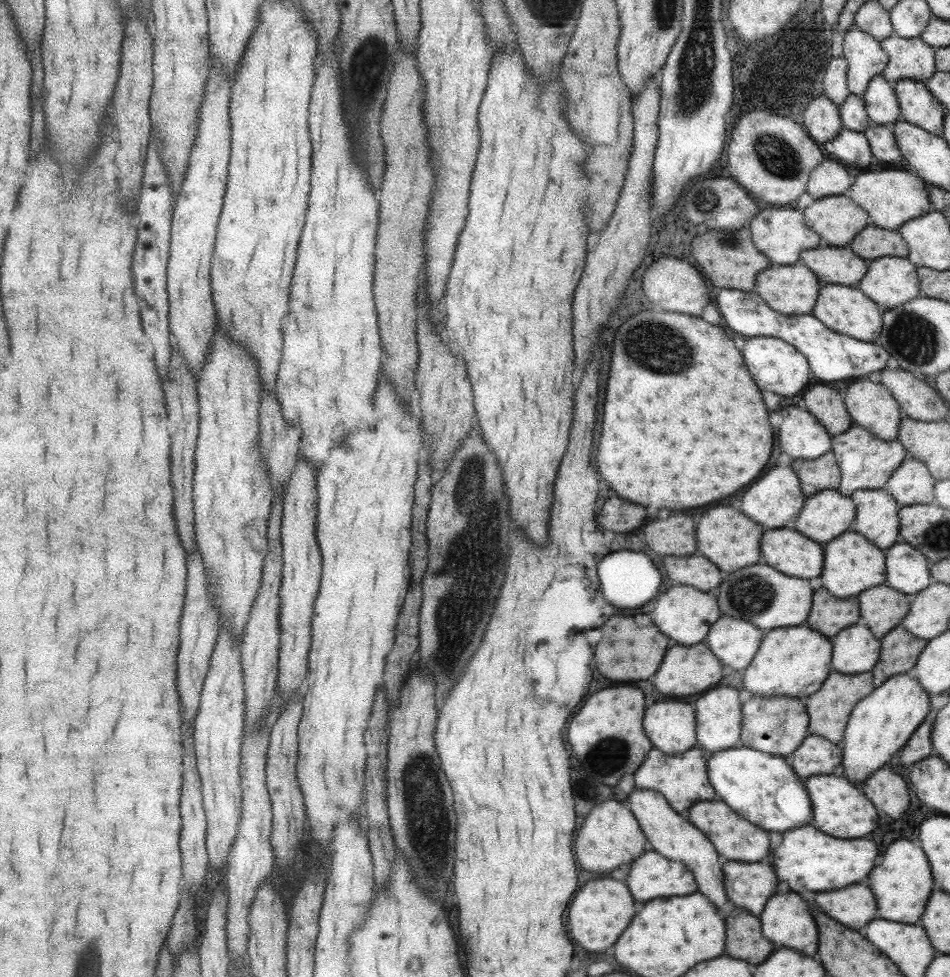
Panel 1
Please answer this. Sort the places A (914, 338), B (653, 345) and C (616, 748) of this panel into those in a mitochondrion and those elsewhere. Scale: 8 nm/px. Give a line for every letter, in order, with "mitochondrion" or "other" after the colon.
A: mitochondrion
B: mitochondrion
C: mitochondrion

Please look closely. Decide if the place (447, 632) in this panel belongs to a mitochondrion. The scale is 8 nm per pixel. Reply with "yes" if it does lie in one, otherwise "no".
yes

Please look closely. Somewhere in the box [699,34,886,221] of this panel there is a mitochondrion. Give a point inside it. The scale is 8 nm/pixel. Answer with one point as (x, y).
(780, 157)

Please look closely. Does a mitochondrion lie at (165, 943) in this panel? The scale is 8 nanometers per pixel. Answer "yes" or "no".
no

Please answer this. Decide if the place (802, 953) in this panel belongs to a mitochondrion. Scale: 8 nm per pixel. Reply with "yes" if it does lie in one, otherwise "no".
no

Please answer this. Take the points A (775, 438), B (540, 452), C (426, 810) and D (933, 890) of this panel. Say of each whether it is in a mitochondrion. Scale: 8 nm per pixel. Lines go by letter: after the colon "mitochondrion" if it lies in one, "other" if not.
A: other
B: other
C: mitochondrion
D: other

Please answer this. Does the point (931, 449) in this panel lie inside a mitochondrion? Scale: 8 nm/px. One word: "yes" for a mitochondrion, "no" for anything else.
no

